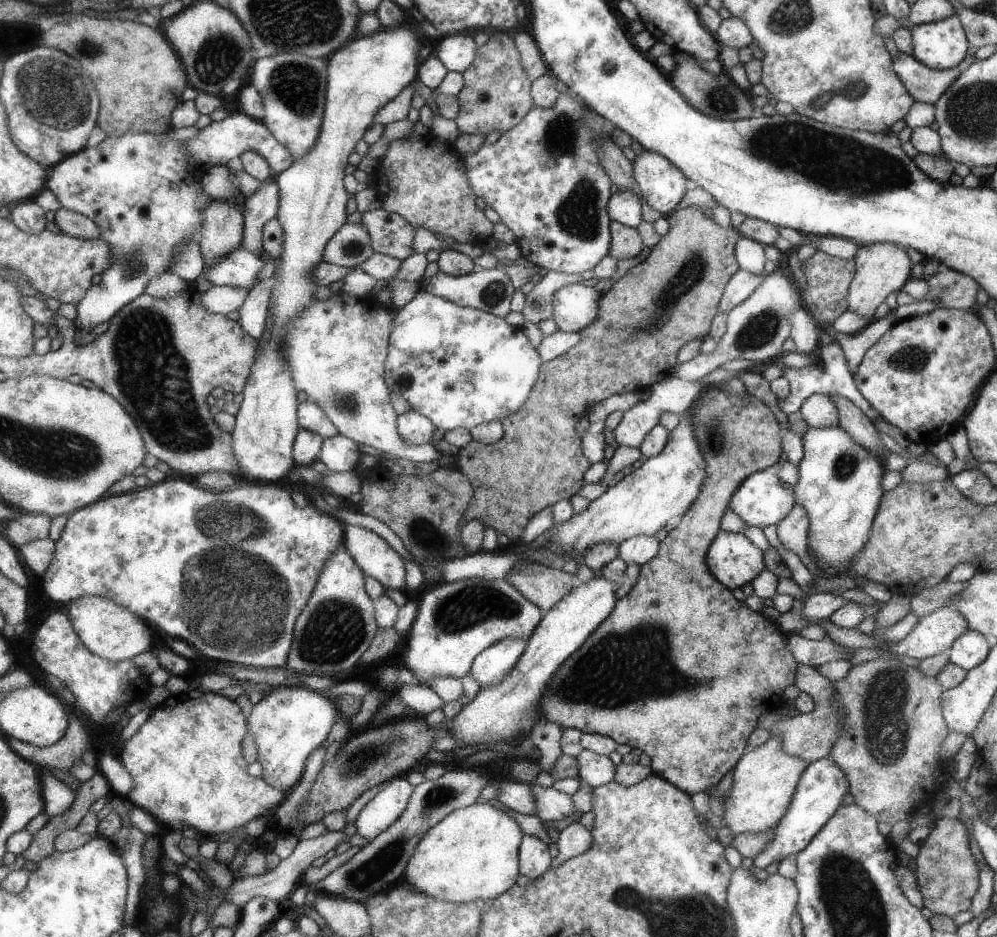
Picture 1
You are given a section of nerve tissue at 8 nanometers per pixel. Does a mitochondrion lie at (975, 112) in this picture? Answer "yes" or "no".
yes

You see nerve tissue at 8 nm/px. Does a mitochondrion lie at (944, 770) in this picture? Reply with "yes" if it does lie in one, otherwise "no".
no

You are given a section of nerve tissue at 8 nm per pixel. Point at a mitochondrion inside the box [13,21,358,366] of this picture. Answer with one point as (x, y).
(64, 105)

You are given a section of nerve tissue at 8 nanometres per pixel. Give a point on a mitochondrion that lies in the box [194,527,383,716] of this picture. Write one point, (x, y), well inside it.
(334, 629)

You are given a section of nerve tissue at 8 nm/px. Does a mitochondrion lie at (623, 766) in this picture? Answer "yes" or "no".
no

